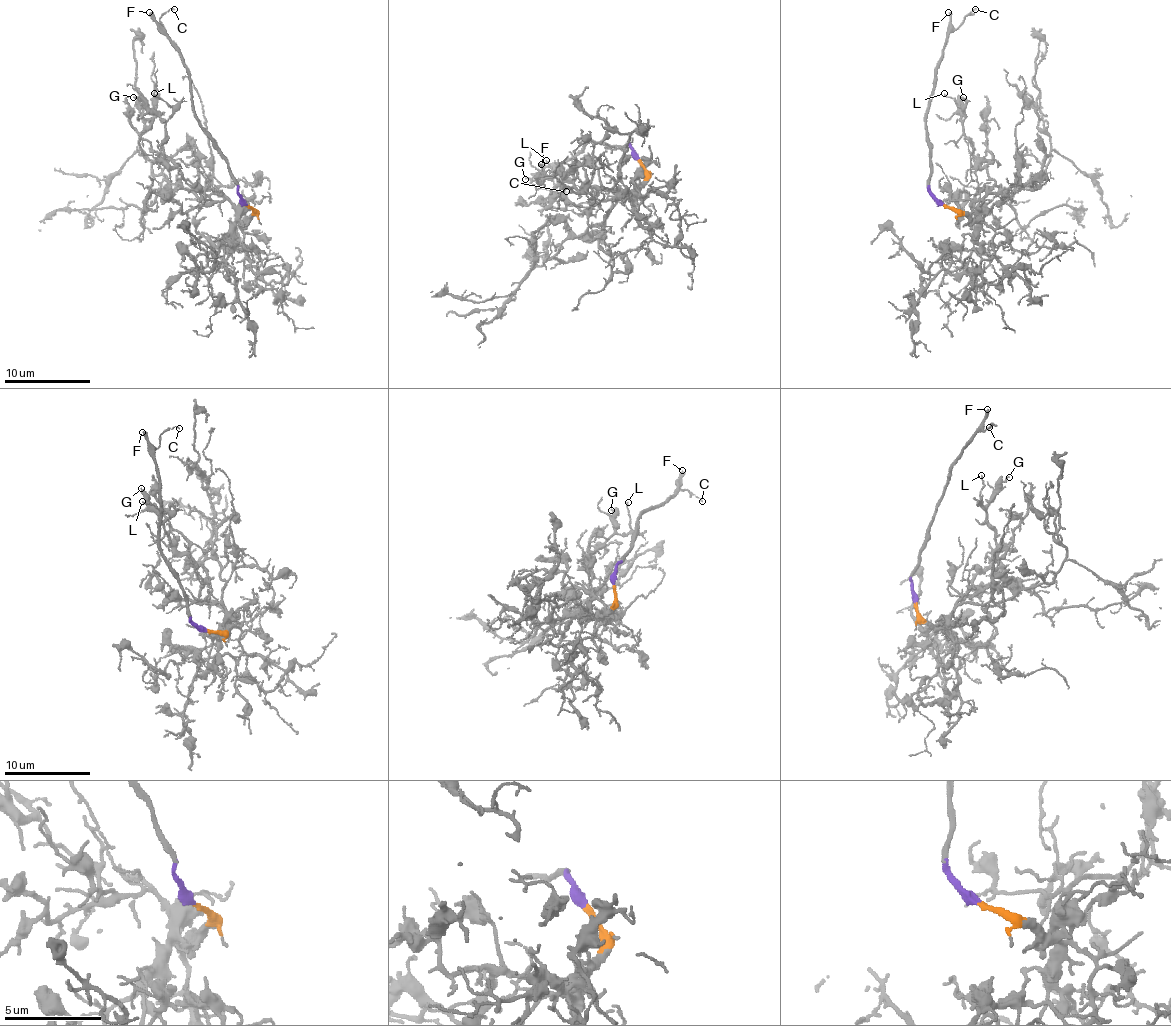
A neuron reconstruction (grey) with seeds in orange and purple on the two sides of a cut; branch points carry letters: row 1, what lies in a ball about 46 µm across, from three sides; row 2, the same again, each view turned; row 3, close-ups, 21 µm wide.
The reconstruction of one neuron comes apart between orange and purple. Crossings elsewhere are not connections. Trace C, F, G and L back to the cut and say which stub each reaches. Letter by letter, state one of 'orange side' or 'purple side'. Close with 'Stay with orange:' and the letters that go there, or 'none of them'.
C: purple side
F: purple side
G: orange side
L: orange side
Stay with orange: G, L

